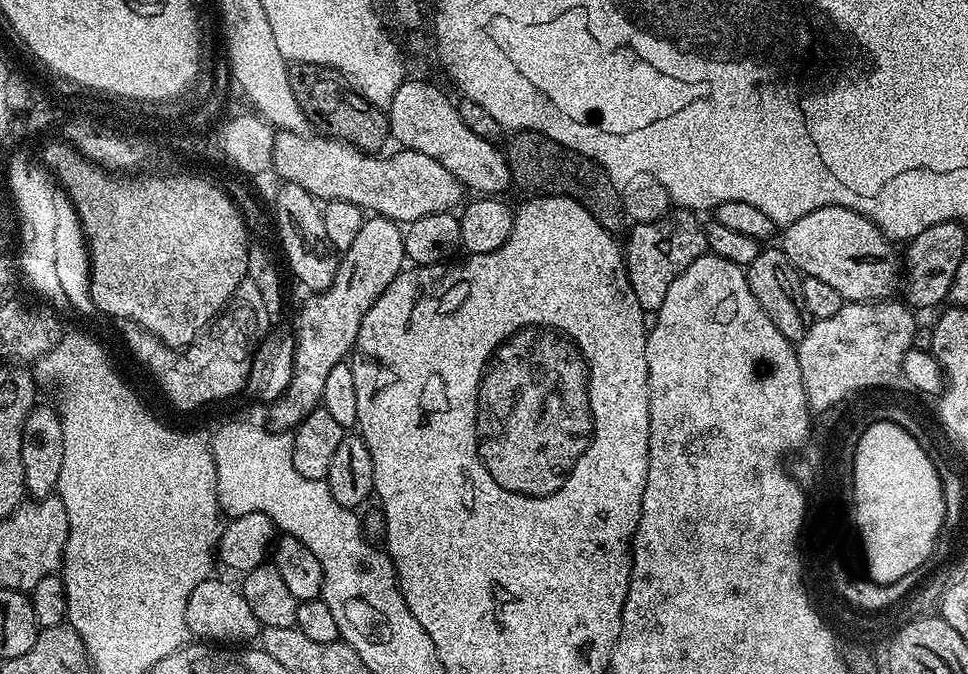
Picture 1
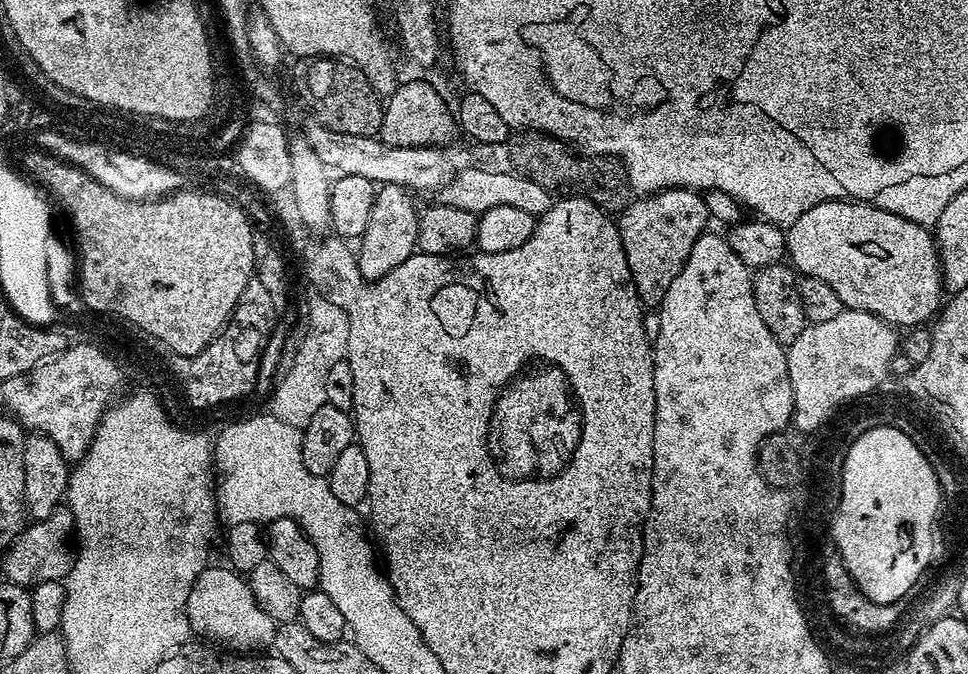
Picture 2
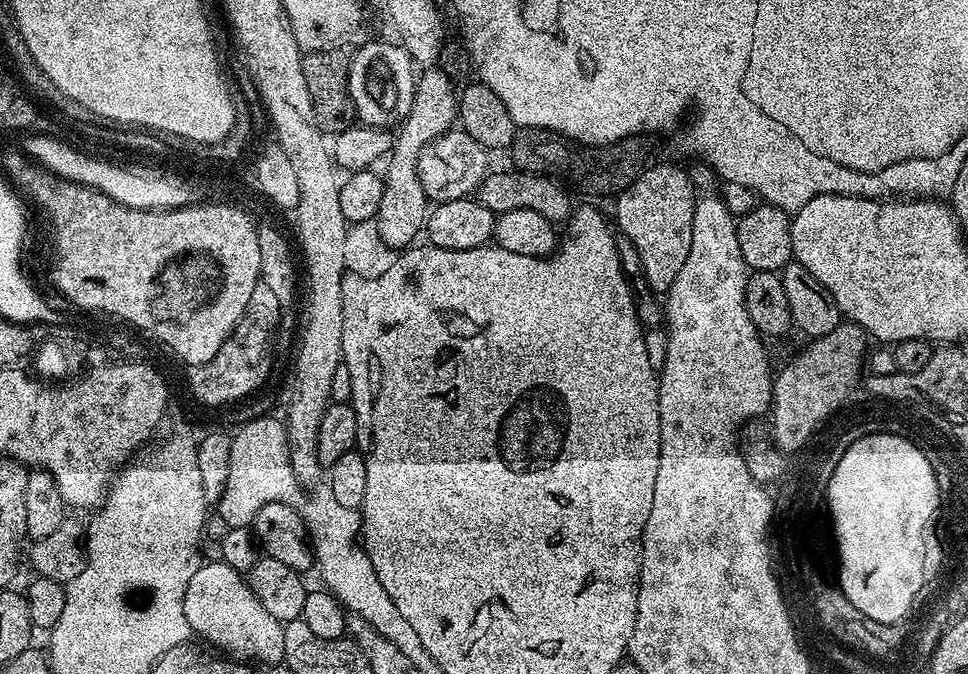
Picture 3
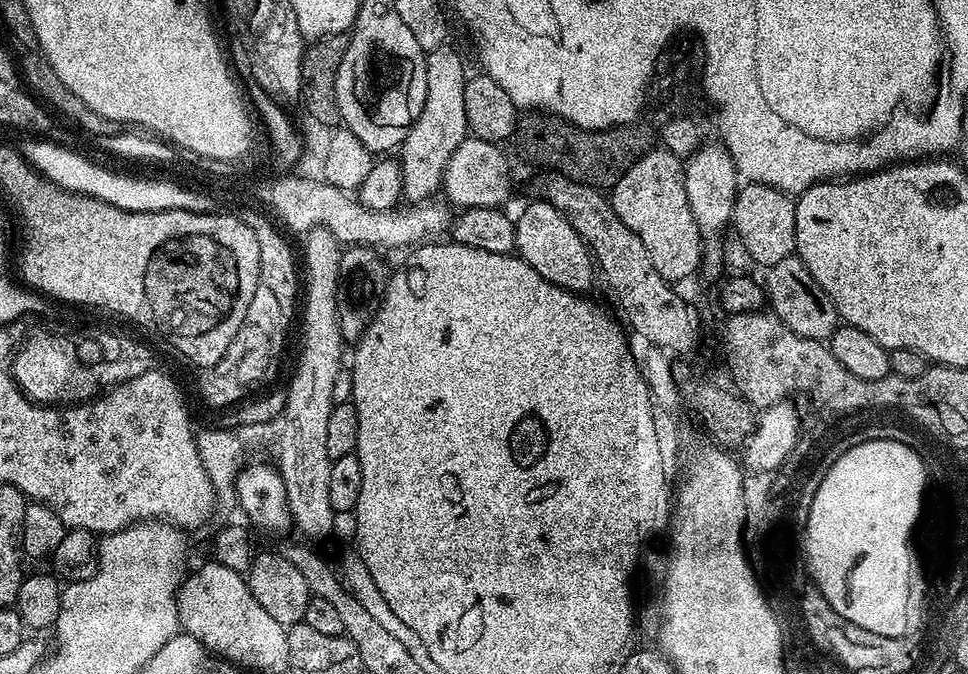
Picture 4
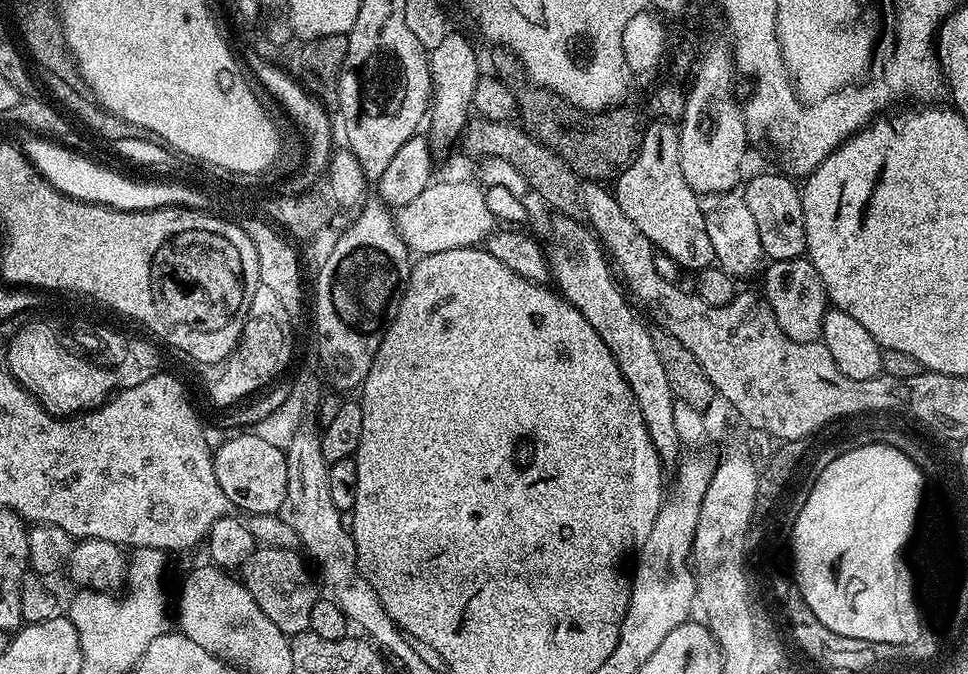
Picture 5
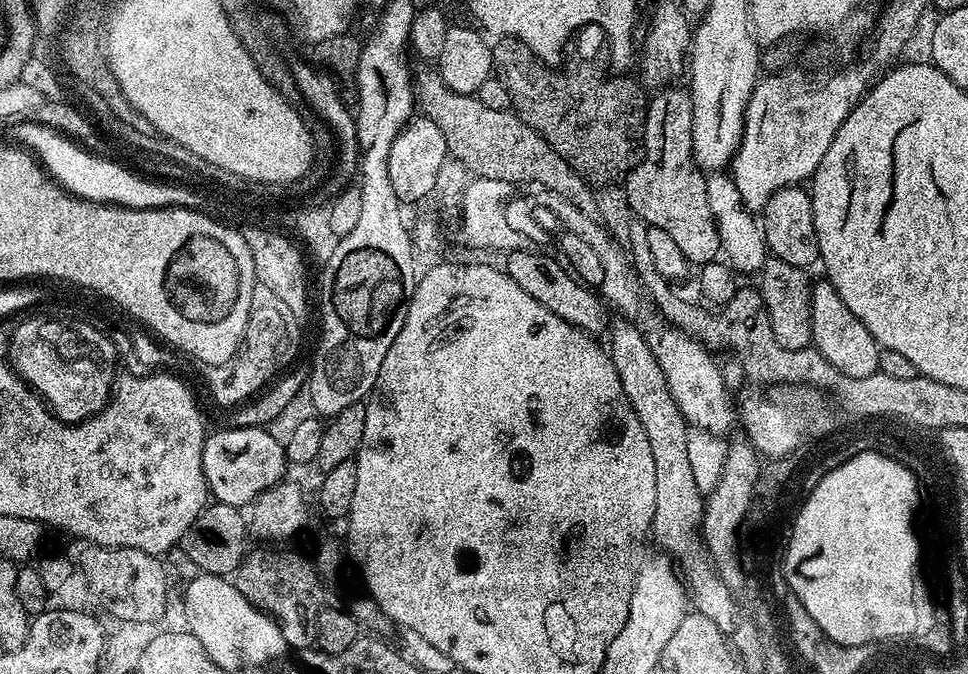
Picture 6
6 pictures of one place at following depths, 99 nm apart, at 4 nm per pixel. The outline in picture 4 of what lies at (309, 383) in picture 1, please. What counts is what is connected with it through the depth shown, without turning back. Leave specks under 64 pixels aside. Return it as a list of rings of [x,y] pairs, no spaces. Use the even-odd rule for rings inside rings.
[[[443,46],[429,51],[426,59],[426,102],[422,106],[422,114],[418,114],[418,122],[410,126],[410,134],[406,134],[398,149],[403,199],[413,205],[431,201],[432,192],[441,191],[448,160],[458,150],[459,144],[470,136],[466,122],[468,76],[464,72],[463,58],[452,46]]]

